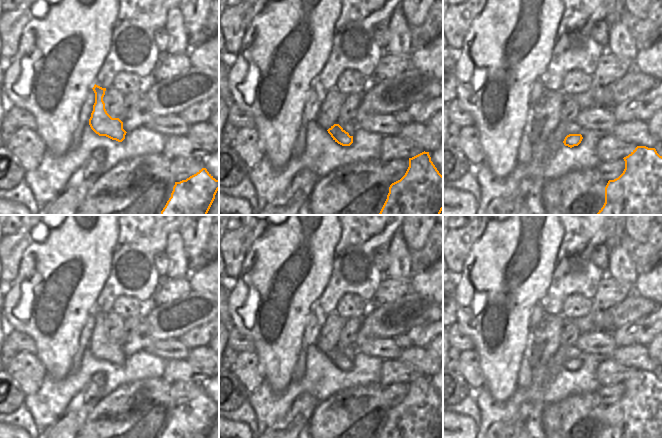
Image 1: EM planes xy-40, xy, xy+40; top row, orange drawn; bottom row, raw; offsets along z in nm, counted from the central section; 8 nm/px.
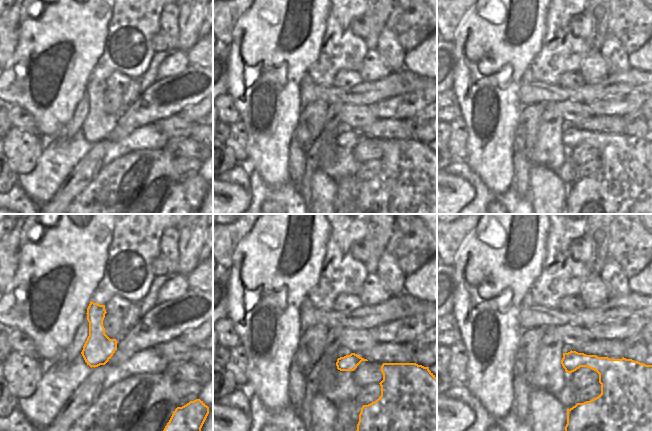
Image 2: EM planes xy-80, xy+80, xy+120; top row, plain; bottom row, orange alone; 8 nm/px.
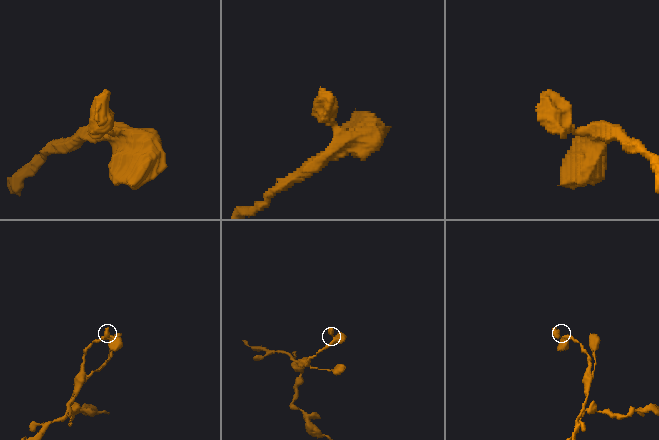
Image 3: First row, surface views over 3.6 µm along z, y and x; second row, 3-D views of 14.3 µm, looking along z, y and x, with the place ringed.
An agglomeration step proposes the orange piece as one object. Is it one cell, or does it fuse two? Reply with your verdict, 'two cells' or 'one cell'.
one cell

